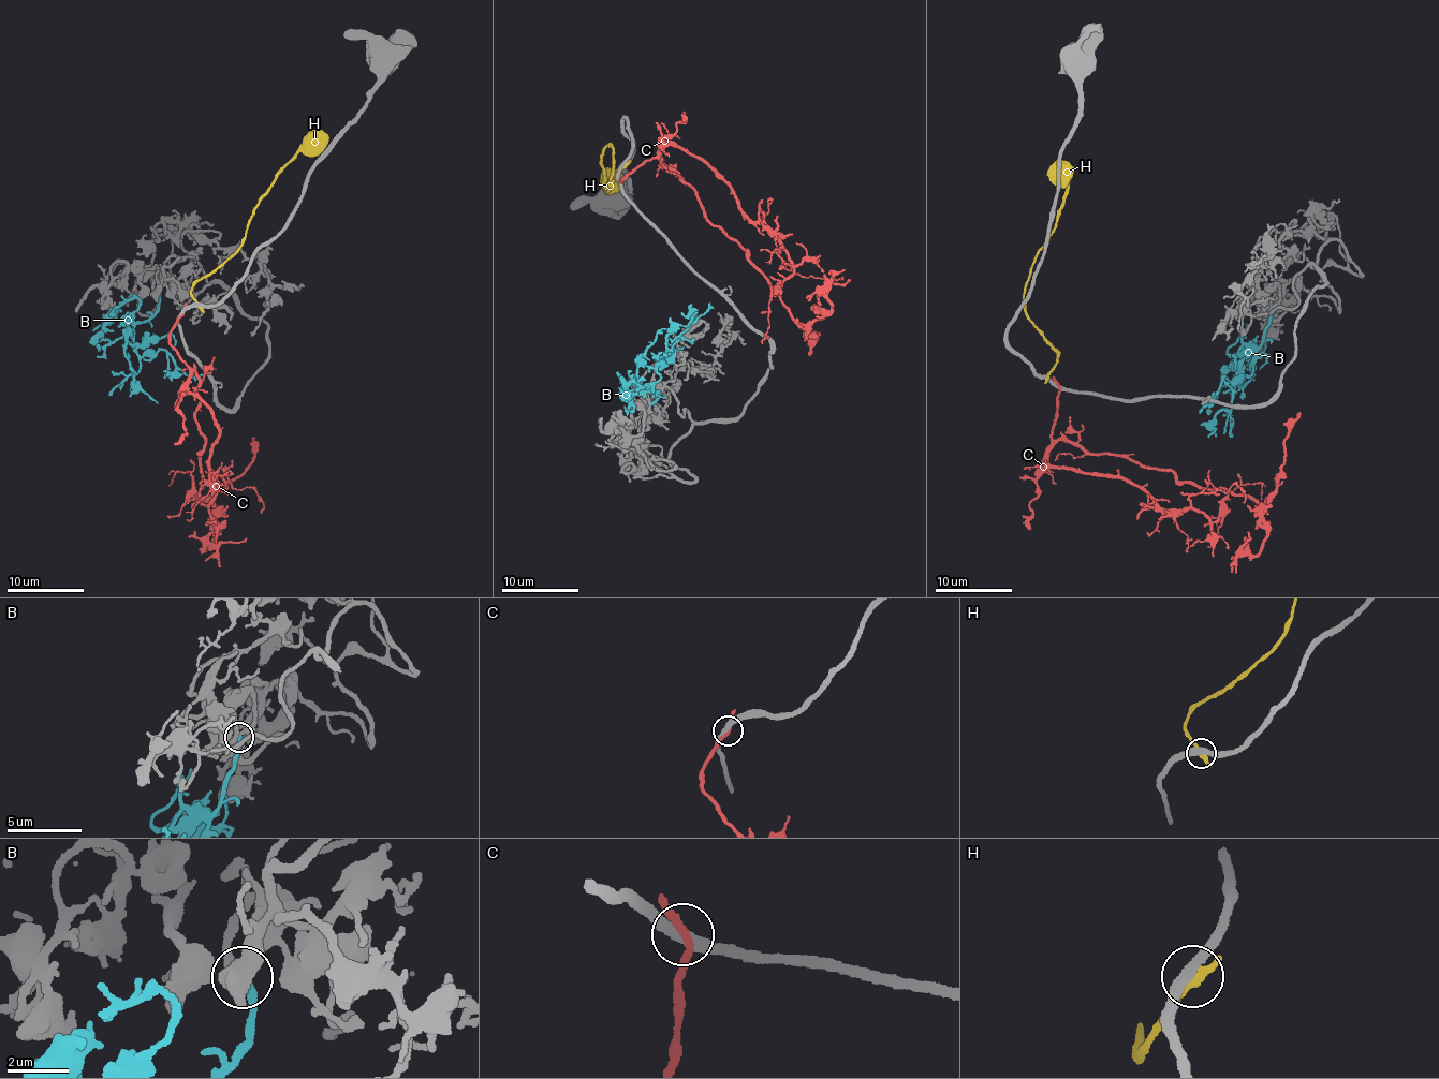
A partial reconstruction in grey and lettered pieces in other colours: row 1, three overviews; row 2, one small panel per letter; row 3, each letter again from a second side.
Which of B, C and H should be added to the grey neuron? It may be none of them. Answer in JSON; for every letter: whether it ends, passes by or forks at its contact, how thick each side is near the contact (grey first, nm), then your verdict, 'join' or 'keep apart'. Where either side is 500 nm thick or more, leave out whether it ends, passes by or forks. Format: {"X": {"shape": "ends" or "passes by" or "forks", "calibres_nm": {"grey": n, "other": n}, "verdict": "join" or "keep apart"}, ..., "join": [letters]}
{"B": {"shape": "ends", "calibres_nm": {"grey": 220, "other": 240}, "verdict": "join"}, "C": {"shape": "passes by", "calibres_nm": {"grey": 360, "other": 220}, "verdict": "keep apart"}, "H": {"shape": "ends", "calibres_nm": {"grey": 340, "other": 340}, "verdict": "keep apart"}, "join": ["B"]}

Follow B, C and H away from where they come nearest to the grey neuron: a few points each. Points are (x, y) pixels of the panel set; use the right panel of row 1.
B: (1272, 307), (1253, 371), (1234, 381), (1231, 410), (1215, 416), (1215, 430), (1209, 437)
C: (1058, 386), (1055, 440), (1132, 459), (1202, 489), (1268, 501), (1266, 538), (1254, 555), (1242, 546), (1248, 532)
H: (1046, 378), (1057, 356), (1031, 324), (1023, 294), (1037, 252), (1052, 234), (1069, 189), (1054, 164)

